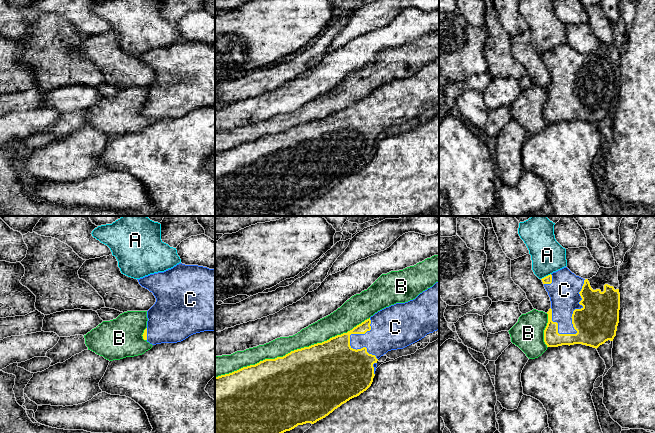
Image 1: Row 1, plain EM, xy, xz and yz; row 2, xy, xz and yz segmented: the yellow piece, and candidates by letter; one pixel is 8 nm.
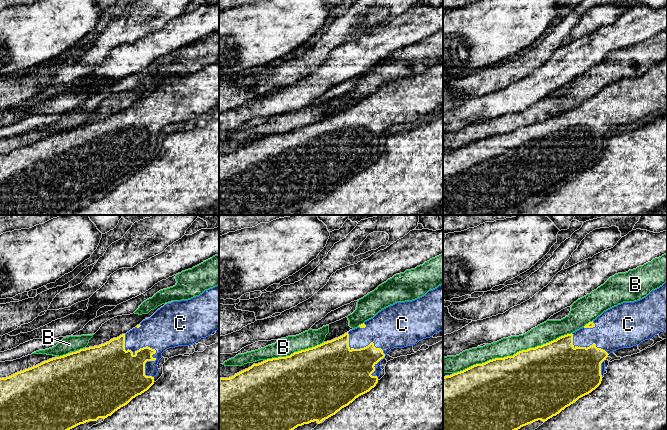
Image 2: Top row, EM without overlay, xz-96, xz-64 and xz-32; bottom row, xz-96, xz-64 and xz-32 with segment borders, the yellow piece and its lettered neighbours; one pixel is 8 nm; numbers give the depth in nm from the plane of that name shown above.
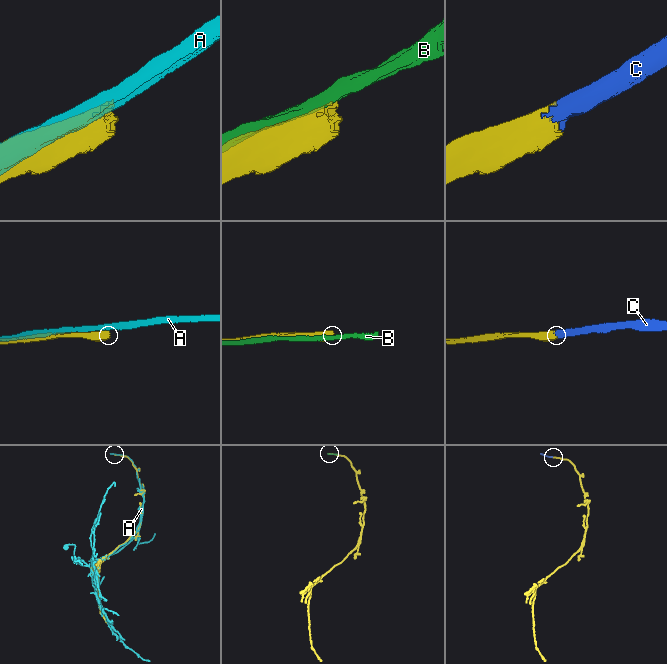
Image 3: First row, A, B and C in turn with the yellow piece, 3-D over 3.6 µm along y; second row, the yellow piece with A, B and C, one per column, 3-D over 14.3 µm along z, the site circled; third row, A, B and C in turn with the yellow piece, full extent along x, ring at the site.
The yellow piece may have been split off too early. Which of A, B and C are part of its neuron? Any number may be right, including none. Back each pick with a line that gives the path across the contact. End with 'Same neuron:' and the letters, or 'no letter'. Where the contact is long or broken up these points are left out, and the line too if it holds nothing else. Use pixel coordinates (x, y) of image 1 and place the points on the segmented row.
Same neuron: C

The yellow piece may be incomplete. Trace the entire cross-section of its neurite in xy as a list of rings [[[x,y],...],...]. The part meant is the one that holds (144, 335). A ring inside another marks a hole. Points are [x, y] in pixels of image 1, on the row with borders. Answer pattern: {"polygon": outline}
{"polygon": [[[179,263],[164,272],[150,274],[137,280],[156,298],[155,304],[147,311],[147,328],[142,335],[150,344],[177,343],[196,333],[215,331],[215,269]]]}

